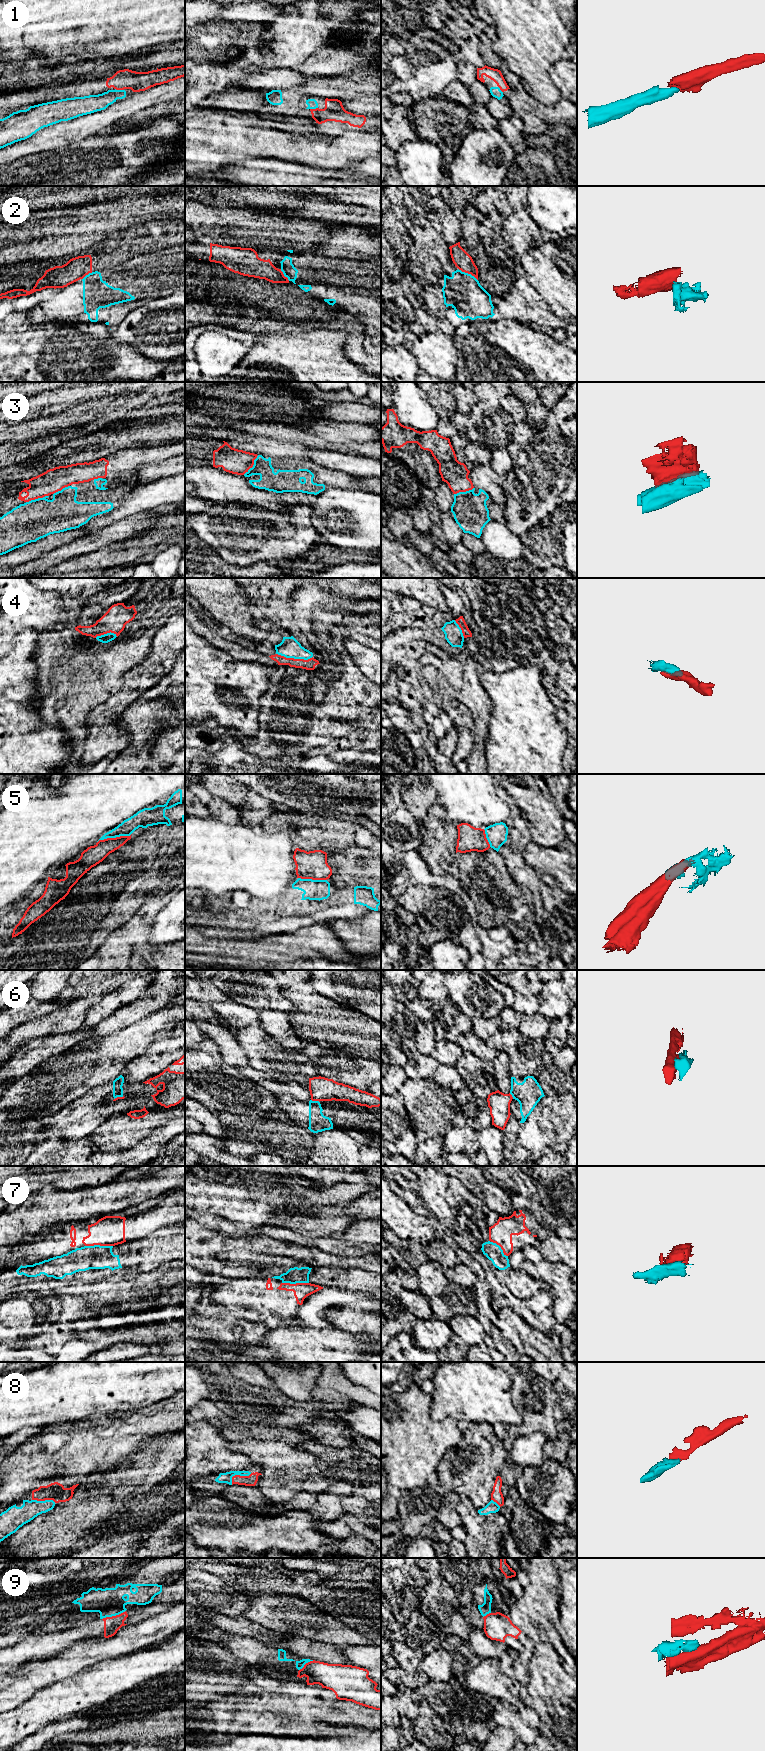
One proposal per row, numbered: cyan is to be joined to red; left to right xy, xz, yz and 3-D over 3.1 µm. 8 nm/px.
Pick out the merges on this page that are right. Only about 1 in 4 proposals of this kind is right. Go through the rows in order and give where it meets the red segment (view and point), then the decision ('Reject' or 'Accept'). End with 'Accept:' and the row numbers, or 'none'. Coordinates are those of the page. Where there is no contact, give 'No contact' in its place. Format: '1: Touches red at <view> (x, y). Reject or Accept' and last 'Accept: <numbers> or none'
1: Touches red at xy (119, 89). Accept
2: Touches red at yz (468, 273). Reject
3: Touches red at xy (37, 498). Reject
4: Touches red at xz (293, 658). Accept
5: Touches red at xy (114, 838). Reject
6: Touches red at xz (315, 1100). Reject
7: Touches red at xy (98, 1244). Reject
8: Touches red at xz (238, 1475). Accept
9: Touches red at xy (113, 1616). Reject
Accept: 1, 4, 8

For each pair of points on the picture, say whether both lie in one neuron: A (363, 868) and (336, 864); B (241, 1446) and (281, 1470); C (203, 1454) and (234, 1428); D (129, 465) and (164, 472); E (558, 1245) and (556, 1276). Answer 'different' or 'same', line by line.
A: same
B: same
C: different
D: different
E: different

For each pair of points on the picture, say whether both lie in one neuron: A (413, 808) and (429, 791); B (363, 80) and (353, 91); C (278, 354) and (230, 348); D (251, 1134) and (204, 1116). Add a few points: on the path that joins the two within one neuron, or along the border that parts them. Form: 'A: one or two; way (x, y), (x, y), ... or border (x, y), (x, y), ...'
A: one; way (417, 804), (425, 795)
B: one; way (360, 83), (355, 88)
C: two; border (250, 347), (246, 354)
D: two; border (211, 1110), (226, 1129), (226, 1137), (224, 1139)

